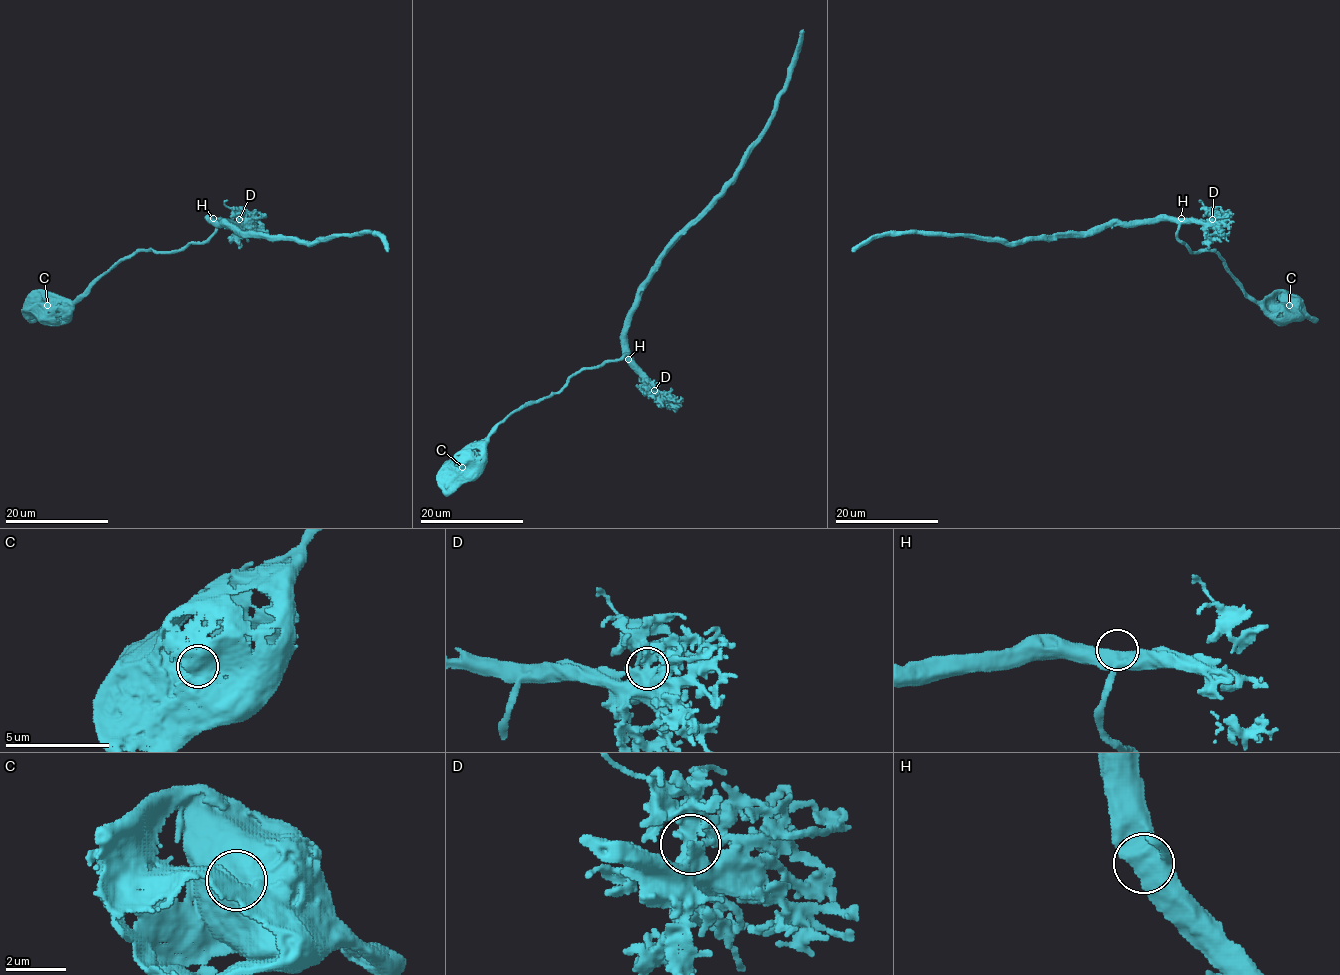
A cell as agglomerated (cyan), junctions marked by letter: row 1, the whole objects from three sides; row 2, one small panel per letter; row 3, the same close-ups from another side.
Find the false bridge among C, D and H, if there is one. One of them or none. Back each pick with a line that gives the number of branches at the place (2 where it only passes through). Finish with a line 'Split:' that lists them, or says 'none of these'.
Split: none of these

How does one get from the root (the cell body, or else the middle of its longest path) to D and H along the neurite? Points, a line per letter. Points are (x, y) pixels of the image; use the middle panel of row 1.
D: (454, 467), (468, 445), (481, 442), (510, 414), (548, 397), (574, 374), (605, 360), (629, 355), (654, 390)
H: (454, 467), (468, 445), (481, 442), (510, 414), (557, 392), (583, 369), (624, 355), (628, 359)

